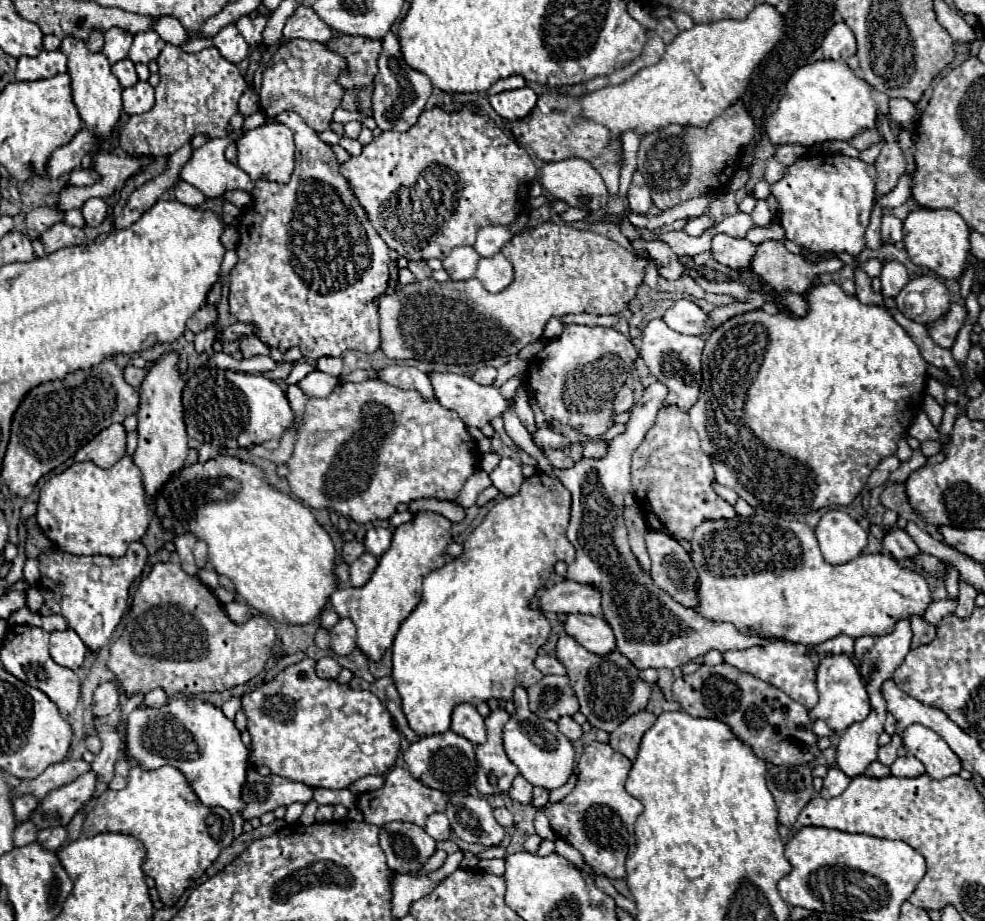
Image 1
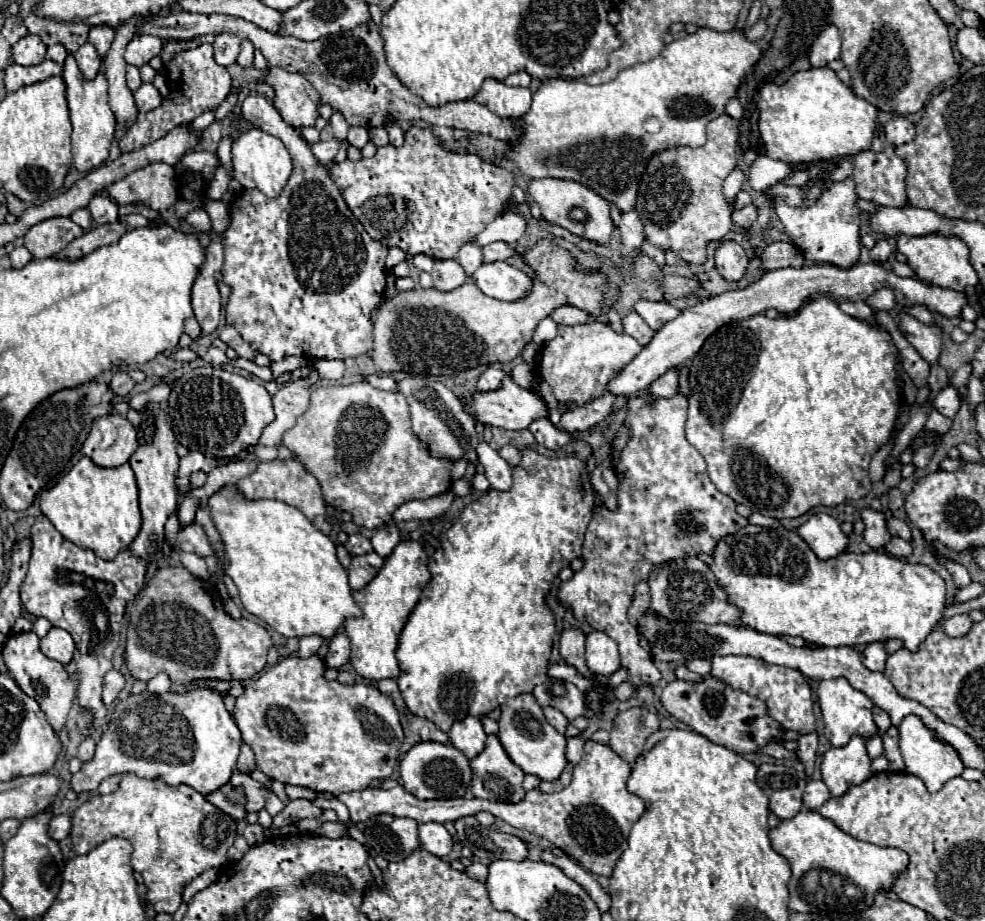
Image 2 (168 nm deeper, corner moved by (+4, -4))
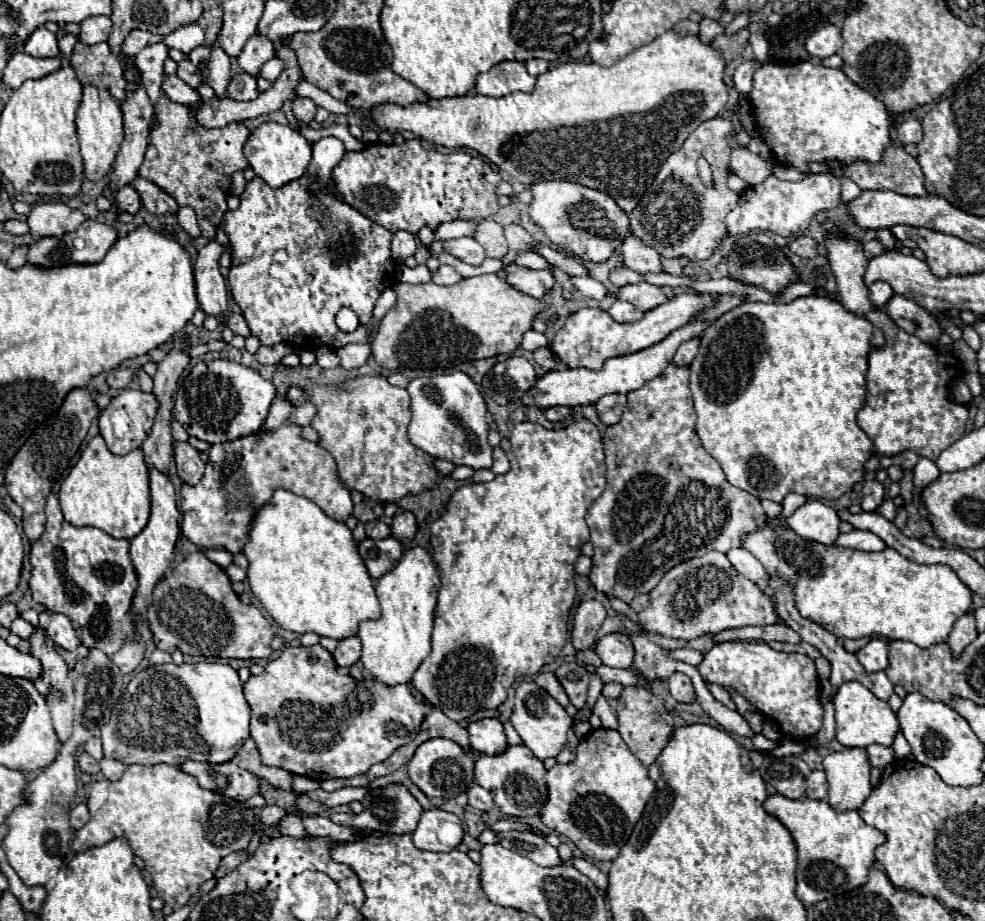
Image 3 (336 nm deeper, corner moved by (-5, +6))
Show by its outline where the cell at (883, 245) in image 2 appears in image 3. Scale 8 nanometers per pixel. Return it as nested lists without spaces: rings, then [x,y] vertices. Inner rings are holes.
[[[872,239],[872,241],[864,243],[862,247],[864,247],[864,255],[866,255],[866,259],[872,259],[872,257],[878,257],[878,255],[884,253],[884,247],[882,247],[882,243],[880,243],[878,239]]]

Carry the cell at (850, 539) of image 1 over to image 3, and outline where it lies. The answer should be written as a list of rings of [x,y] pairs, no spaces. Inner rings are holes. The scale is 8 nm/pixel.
[[[808,499],[790,517],[786,517],[786,525],[800,537],[818,541],[822,545],[832,545],[840,535],[840,519],[836,511],[816,499]]]

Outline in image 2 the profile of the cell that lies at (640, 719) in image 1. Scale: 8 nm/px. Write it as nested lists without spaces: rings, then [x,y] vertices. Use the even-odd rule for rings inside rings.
[[[633,707],[623,713],[619,713],[613,721],[609,747],[625,759],[631,767],[635,765],[635,759],[641,755],[645,739],[659,729],[659,717],[651,713],[649,709]]]

